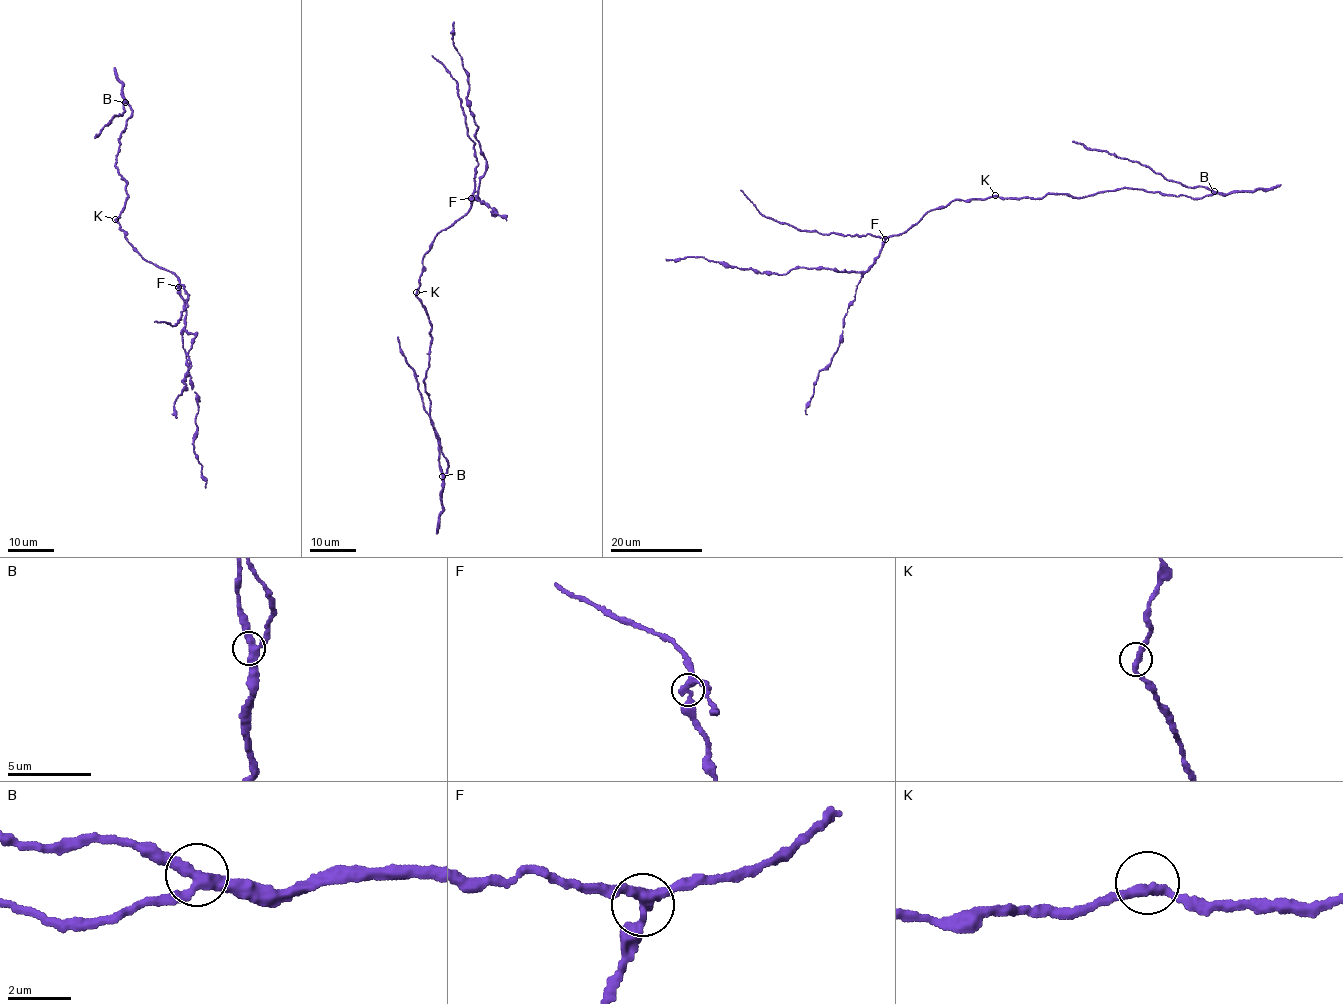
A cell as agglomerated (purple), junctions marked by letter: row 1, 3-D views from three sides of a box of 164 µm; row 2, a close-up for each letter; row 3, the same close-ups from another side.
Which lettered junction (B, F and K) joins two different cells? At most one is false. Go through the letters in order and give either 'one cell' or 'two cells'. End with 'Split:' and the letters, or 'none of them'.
B: one cell
F: two cells
K: one cell
Split: F

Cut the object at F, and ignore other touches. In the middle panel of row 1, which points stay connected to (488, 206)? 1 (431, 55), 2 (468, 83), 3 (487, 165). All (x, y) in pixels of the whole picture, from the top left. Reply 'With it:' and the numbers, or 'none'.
With it: 2, 3

